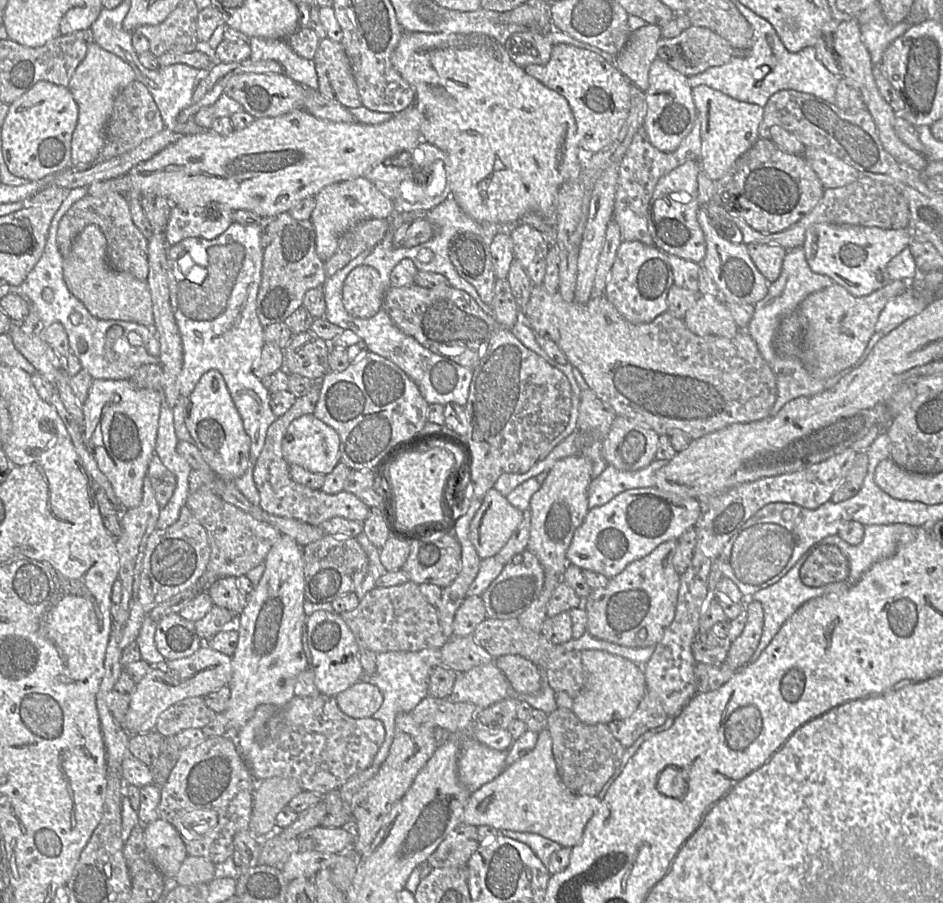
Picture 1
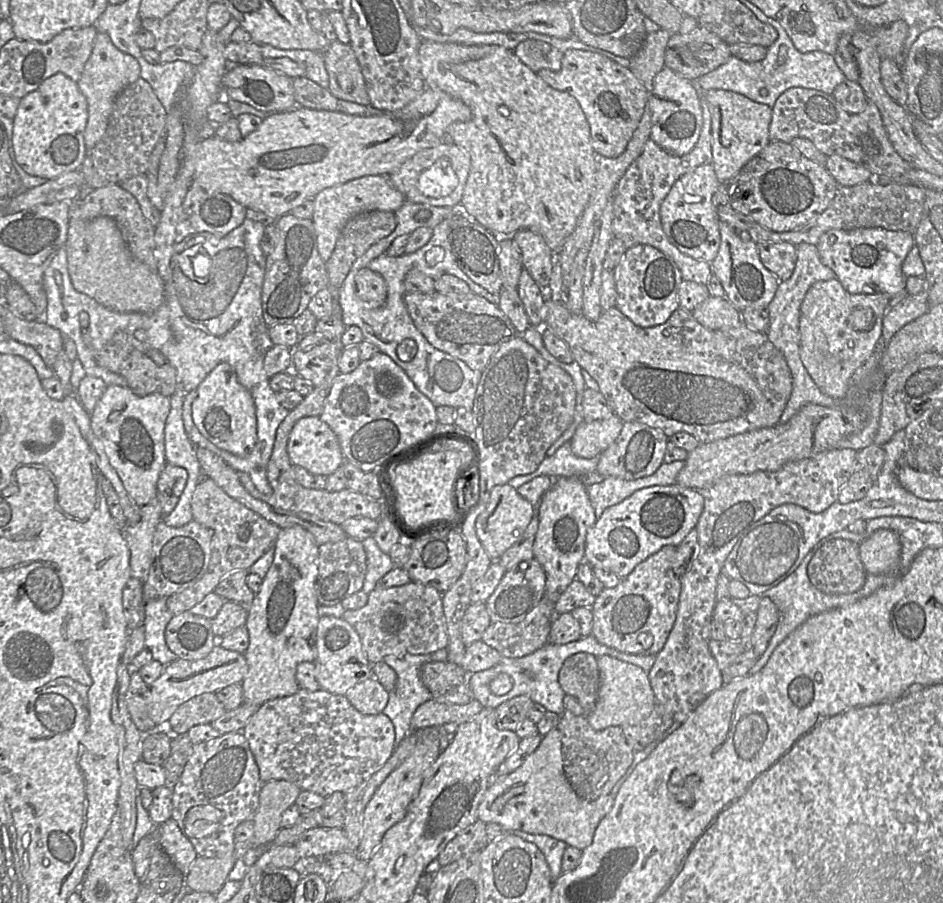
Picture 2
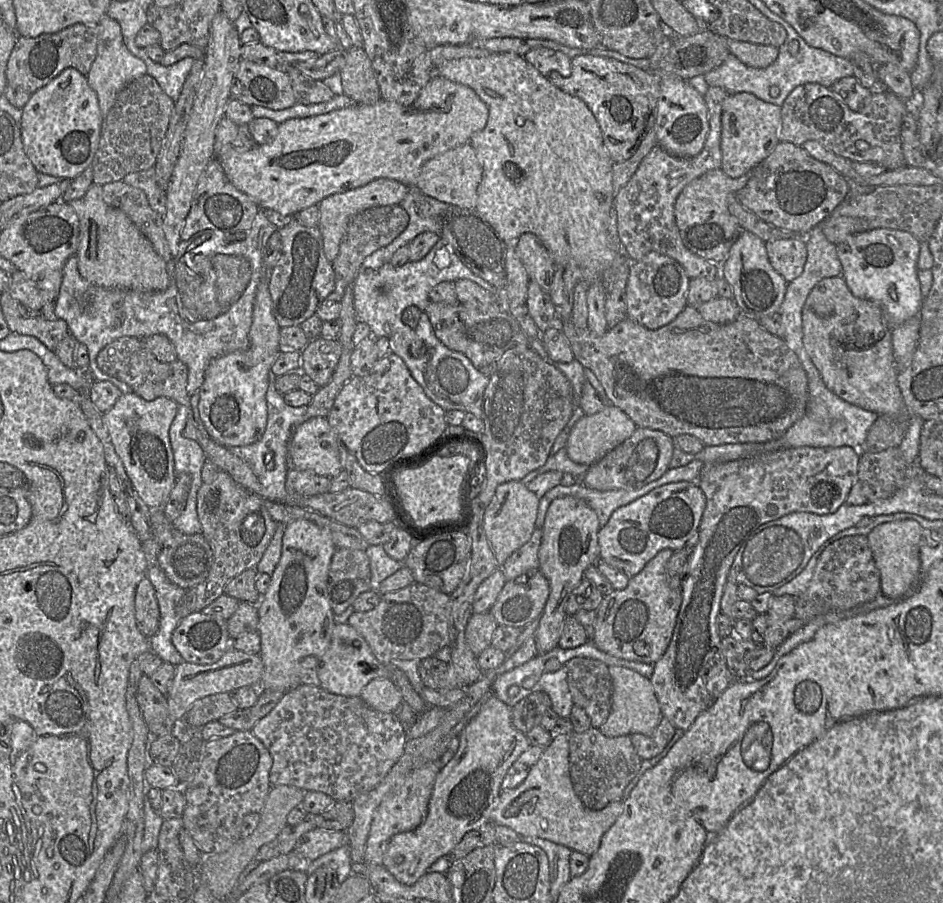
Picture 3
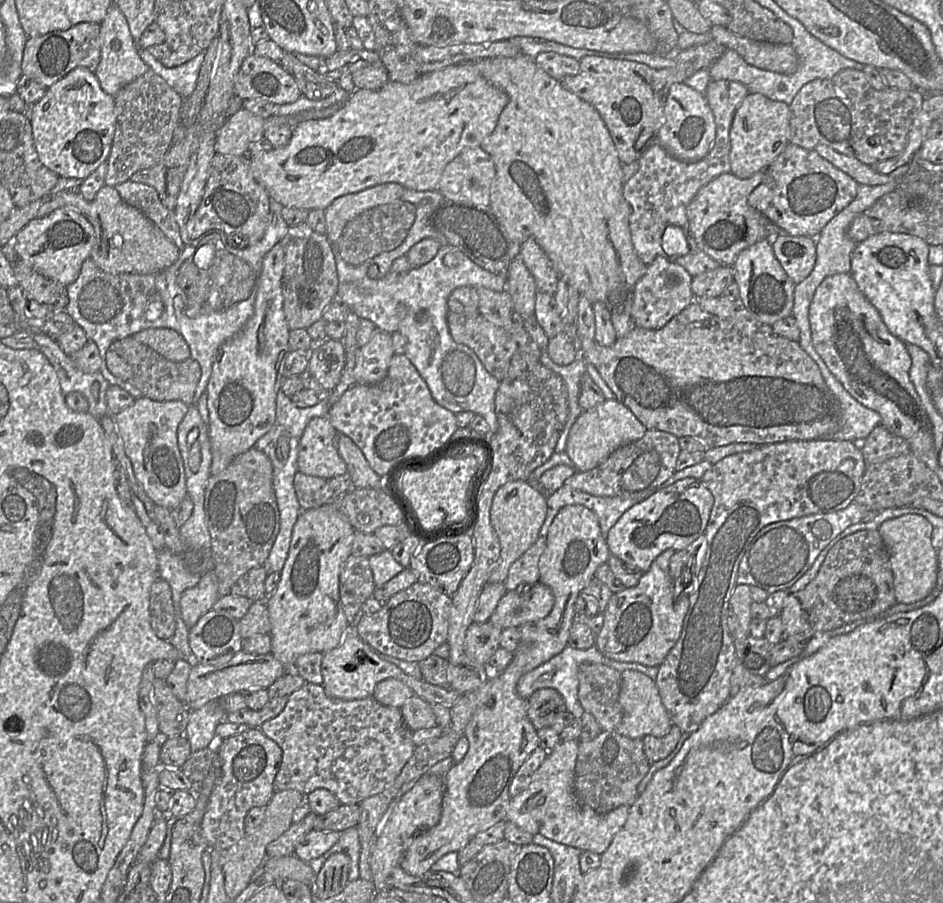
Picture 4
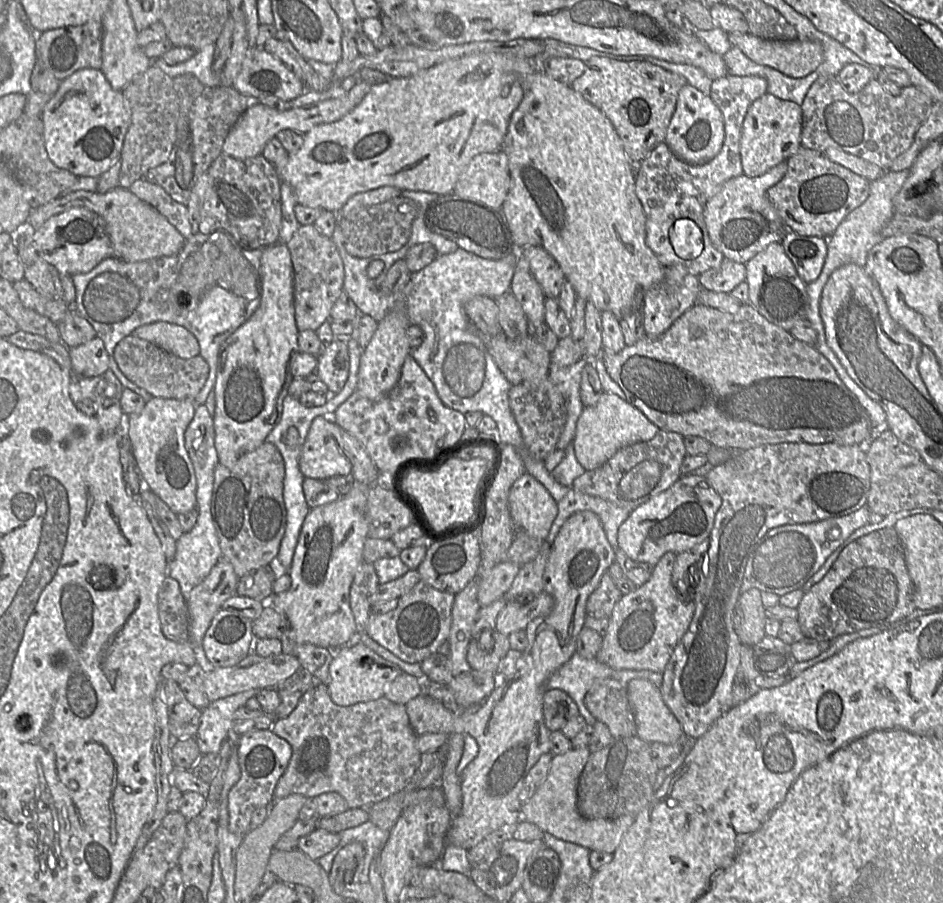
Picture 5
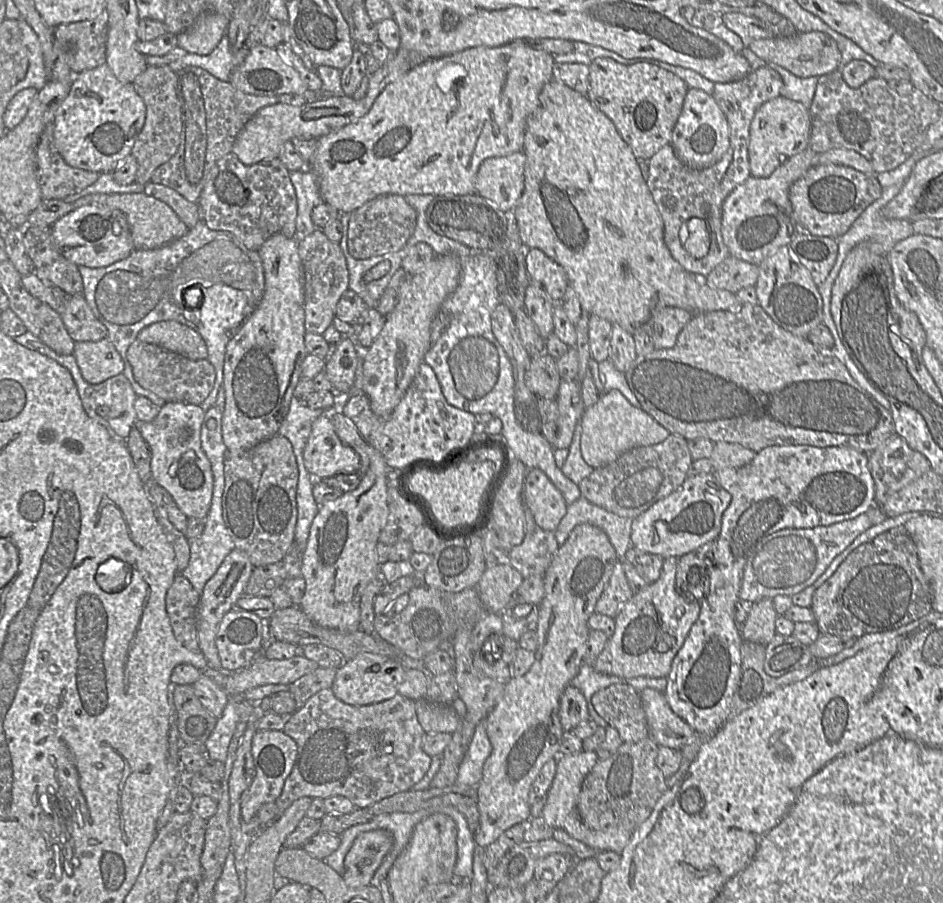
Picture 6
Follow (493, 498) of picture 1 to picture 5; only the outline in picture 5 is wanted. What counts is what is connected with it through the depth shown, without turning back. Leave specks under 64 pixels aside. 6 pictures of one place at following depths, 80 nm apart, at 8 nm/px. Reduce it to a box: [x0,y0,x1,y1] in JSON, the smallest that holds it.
[478,472,558,607]

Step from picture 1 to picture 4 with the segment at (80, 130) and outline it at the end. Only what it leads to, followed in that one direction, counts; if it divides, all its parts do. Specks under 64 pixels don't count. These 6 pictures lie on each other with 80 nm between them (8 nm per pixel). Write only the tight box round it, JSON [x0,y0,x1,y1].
[94,2,149,96]

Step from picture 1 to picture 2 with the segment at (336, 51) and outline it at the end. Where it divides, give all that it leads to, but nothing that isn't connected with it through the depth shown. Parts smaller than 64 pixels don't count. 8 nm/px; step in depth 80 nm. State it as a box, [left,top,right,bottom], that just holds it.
[322,41,370,105]

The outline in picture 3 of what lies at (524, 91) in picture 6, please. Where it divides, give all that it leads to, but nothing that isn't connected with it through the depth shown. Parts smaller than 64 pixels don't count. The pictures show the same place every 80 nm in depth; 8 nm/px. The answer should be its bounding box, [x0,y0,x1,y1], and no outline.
[215,74,489,215]

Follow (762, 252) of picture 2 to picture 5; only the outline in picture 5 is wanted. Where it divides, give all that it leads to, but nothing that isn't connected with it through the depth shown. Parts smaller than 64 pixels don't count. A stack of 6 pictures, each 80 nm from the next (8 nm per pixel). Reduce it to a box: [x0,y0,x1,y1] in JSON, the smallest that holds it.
[780,231,827,283]

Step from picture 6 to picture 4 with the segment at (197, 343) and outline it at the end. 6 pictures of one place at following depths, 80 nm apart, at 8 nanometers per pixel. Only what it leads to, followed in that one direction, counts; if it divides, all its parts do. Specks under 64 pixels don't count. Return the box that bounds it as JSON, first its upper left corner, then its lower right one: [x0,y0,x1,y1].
[132,328,190,361]

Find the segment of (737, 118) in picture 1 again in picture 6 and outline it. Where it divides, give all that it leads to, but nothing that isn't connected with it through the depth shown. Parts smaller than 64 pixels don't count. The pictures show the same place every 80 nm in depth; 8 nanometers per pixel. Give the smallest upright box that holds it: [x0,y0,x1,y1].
[748,96,811,177]

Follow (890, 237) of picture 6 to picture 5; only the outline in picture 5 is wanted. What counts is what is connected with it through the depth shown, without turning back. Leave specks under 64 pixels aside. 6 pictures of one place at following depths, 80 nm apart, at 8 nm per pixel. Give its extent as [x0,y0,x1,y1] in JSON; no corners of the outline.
[806,170,909,335]

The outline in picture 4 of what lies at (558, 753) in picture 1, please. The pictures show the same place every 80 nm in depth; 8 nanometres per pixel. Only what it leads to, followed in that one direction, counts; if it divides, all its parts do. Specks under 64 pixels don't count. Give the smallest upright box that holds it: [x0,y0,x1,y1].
[574,731,651,814]

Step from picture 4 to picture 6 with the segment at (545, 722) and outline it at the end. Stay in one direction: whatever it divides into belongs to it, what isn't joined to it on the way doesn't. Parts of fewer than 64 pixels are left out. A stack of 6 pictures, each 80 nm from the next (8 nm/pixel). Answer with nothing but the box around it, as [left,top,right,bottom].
[559,685,589,731]

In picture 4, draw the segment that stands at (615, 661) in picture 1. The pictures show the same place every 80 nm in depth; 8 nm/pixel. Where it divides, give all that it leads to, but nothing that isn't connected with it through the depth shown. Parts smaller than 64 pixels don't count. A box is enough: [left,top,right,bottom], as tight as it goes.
[615,670,672,739]

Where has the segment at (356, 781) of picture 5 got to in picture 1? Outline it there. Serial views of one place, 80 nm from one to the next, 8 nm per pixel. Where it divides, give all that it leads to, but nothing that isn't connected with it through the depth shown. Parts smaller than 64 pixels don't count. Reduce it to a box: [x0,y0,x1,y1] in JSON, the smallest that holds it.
[236,696,385,796]

